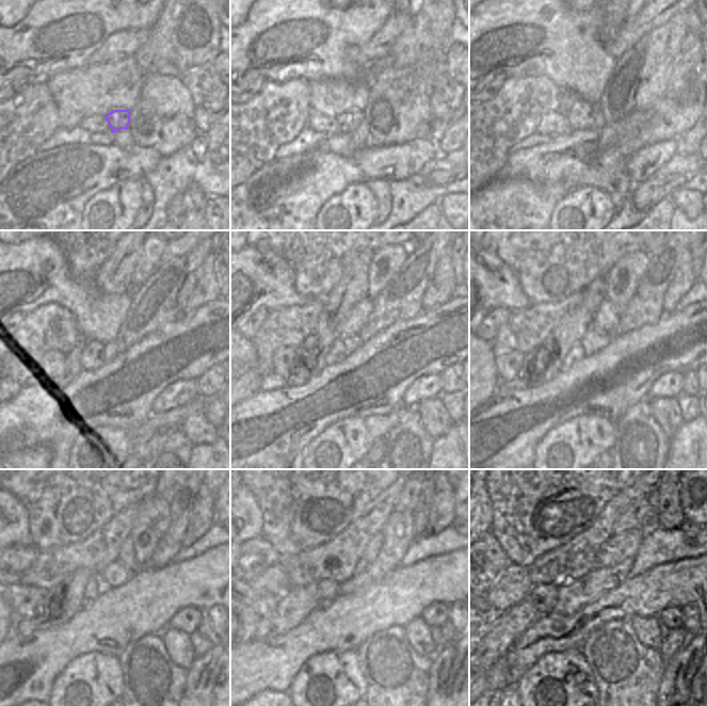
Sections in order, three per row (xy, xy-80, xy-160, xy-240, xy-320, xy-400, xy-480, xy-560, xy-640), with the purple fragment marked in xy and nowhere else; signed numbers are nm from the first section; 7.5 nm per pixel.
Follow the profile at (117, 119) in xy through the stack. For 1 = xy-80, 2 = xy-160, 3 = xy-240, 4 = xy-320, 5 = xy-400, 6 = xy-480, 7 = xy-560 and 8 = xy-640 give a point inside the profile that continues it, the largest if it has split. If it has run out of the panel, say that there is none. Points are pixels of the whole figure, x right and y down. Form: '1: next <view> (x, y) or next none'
1: next xy-80 (348, 122)
2: next xy-160 (580, 116)
3: next xy-240 (93, 356)
4: next xy-320 (337, 353)
5: next xy-400 (576, 353)
6: next xy-480 (94, 588)
7: next xy-560 (324, 592)
8: next xy-640 (543, 598)

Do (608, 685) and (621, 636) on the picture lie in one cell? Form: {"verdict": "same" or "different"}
{"verdict": "same"}

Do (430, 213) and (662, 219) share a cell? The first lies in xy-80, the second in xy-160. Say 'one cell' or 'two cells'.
one cell

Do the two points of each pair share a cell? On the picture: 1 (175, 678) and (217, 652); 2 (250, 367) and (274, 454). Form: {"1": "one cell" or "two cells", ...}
{"1": "two cells", "2": "two cells"}

